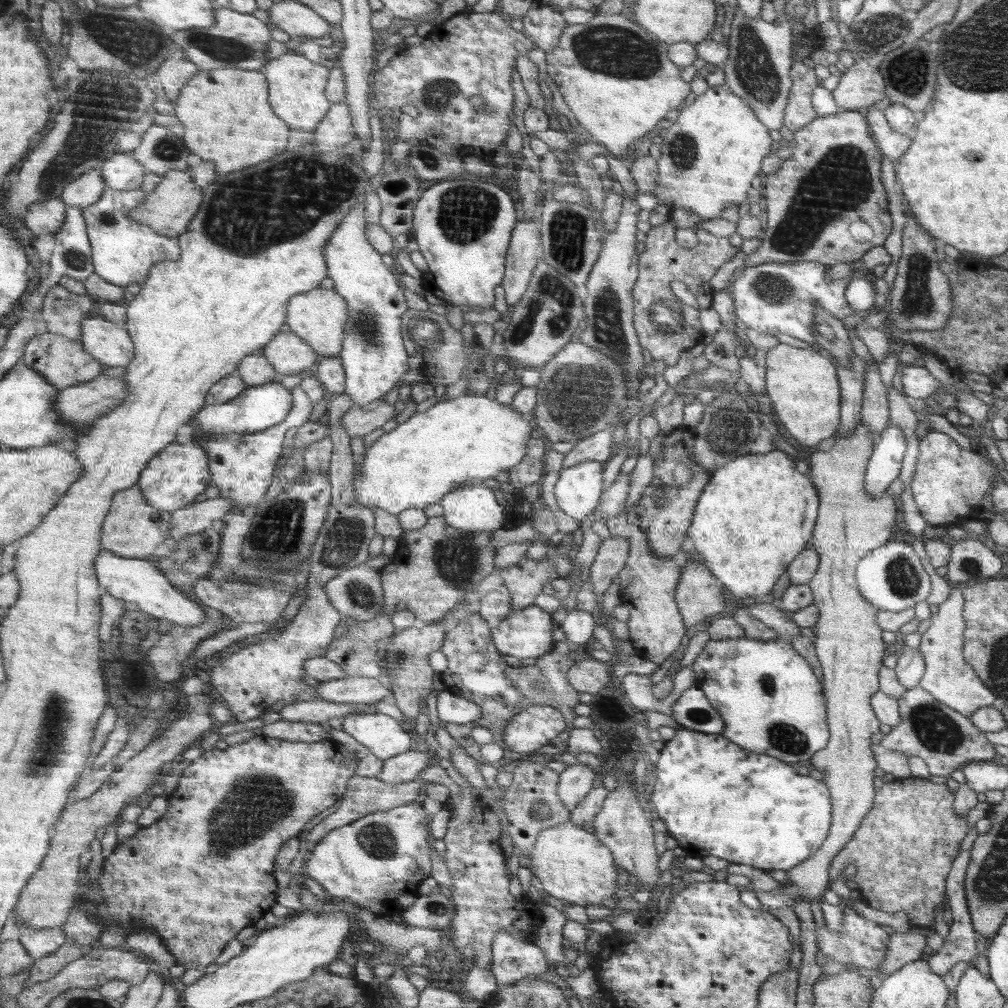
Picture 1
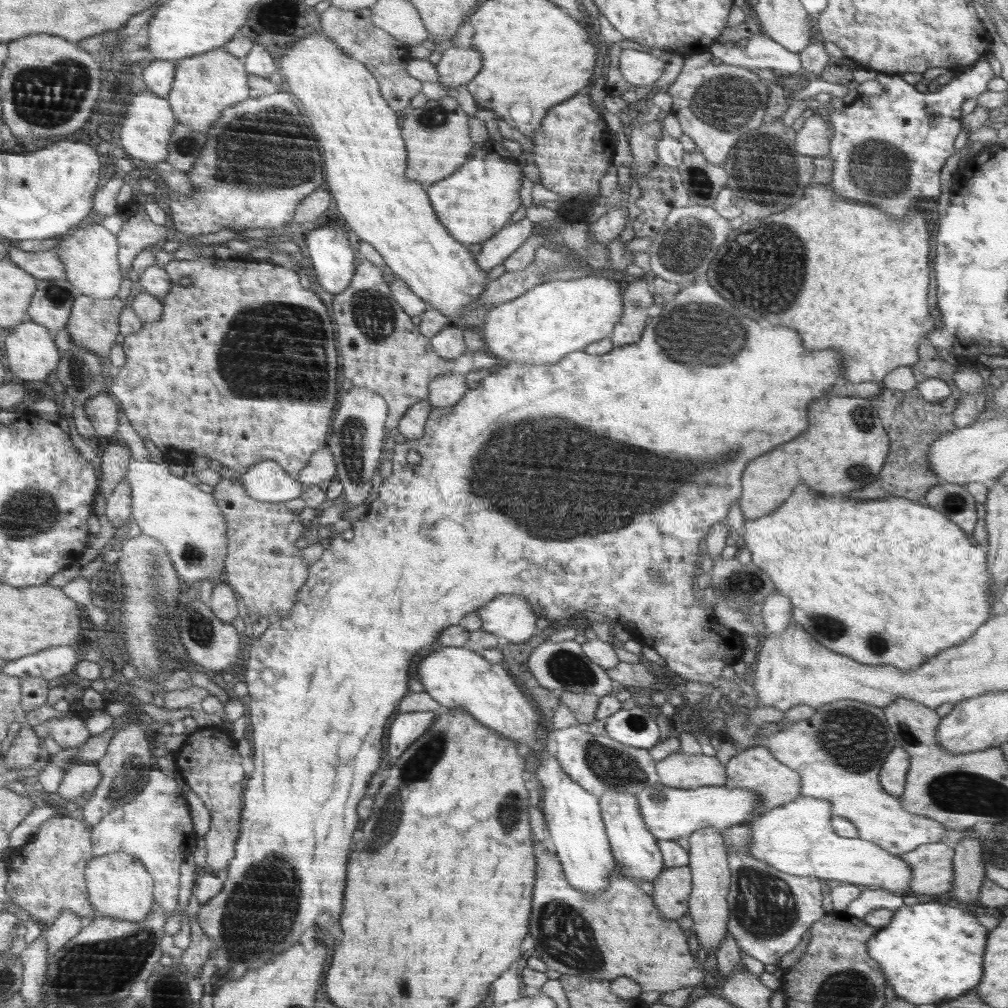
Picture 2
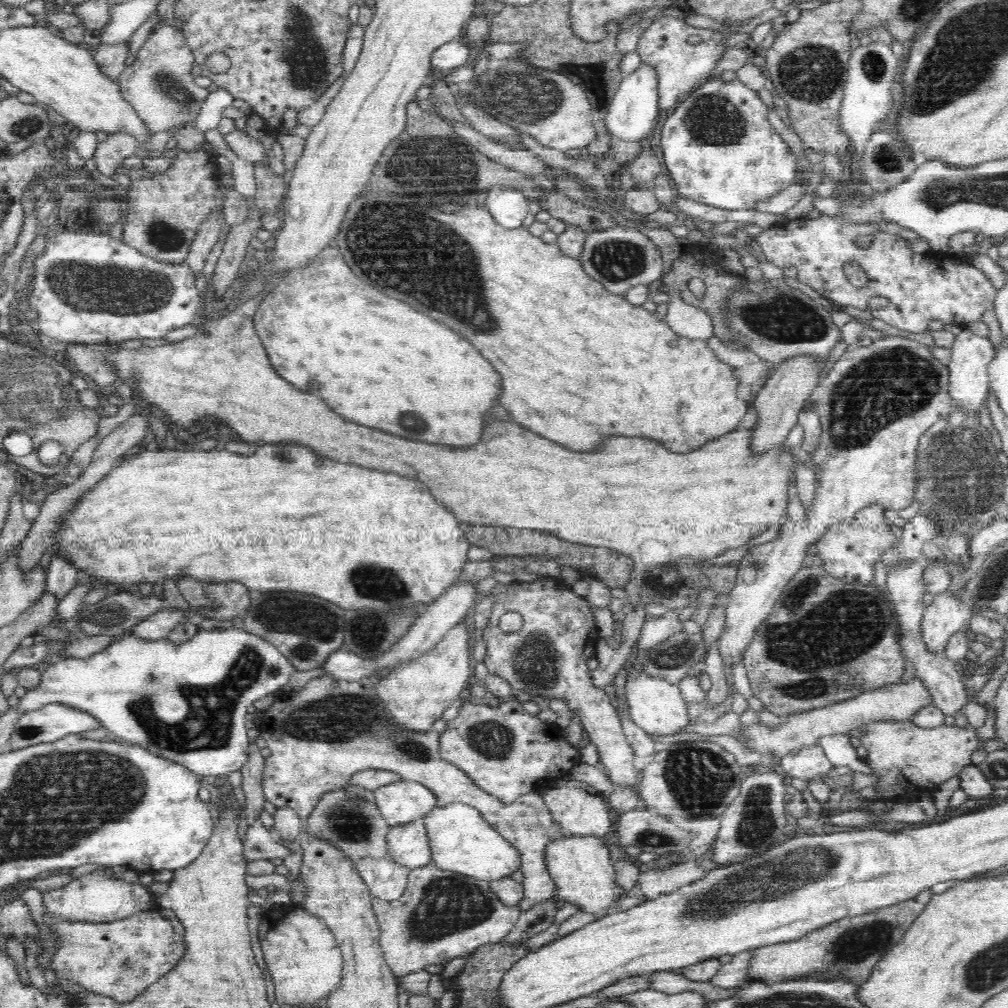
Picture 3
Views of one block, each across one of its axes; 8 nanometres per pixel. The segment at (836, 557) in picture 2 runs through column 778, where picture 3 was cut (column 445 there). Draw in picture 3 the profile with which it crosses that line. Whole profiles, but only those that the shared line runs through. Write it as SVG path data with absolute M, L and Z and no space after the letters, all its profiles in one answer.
M258 444L258 452L254 452L252 456L242 456L241 454L234 454L234 452L226 452L226 450L222 450L222 452L218 452L218 450L210 450L210 452L202 450L202 452L198 452L198 450L180 449L160 450L160 452L158 452L158 450L144 449L136 455L128 455L128 462L124 462L124 464L120 464L120 466L114 466L114 468L112 468L102 480L97 481L84 496L80 496L80 500L66 512L68 513L68 518L66 518L66 522L64 522L64 530L62 530L60 538L58 538L58 544L54 544L52 550L60 550L62 554L66 554L64 560L65 562L72 563L72 566L84 568L84 572L92 574L94 578L98 578L98 580L102 580L102 582L112 582L112 584L137 584L138 586L138 582L158 582L158 580L162 580L162 578L172 578L172 580L174 580L178 574L188 574L188 576L192 576L196 578L196 580L200 580L206 584L242 583L242 585L248 587L251 591L298 590L298 592L304 592L304 594L314 594L314 596L320 596L320 598L324 598L324 600L330 600L330 602L338 604L338 606L344 608L344 610L372 608L372 610L382 610L383 612L396 612L396 610L416 610L418 606L422 606L422 608L418 608L419 614L426 606L432 604L439 596L442 596L450 586L457 583L456 580L458 580L458 576L460 576L464 564L469 561L466 555L468 554L468 548L470 548L469 541L466 539L464 530L460 528L456 516L452 516L452 511L448 510L448 508L444 508L444 506L440 506L440 504L434 500L433 493L430 492L430 489L425 484L422 484L422 482L418 482L418 479L404 478L404 476L398 476L398 474L392 472L384 472L384 474L372 474L372 472L374 472L374 470L368 470L366 467L361 467L352 463L342 463L328 457L318 456L311 448L306 448L301 444L264 444L264 446Z

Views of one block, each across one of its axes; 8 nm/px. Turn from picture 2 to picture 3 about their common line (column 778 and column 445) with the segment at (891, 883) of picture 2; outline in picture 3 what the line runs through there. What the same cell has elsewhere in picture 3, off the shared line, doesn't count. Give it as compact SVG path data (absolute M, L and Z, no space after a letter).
M454 803L436 807L423 818L432 862L442 870L467 875L482 881L504 880L522 868L519 849L514 848L496 829L470 806Z

